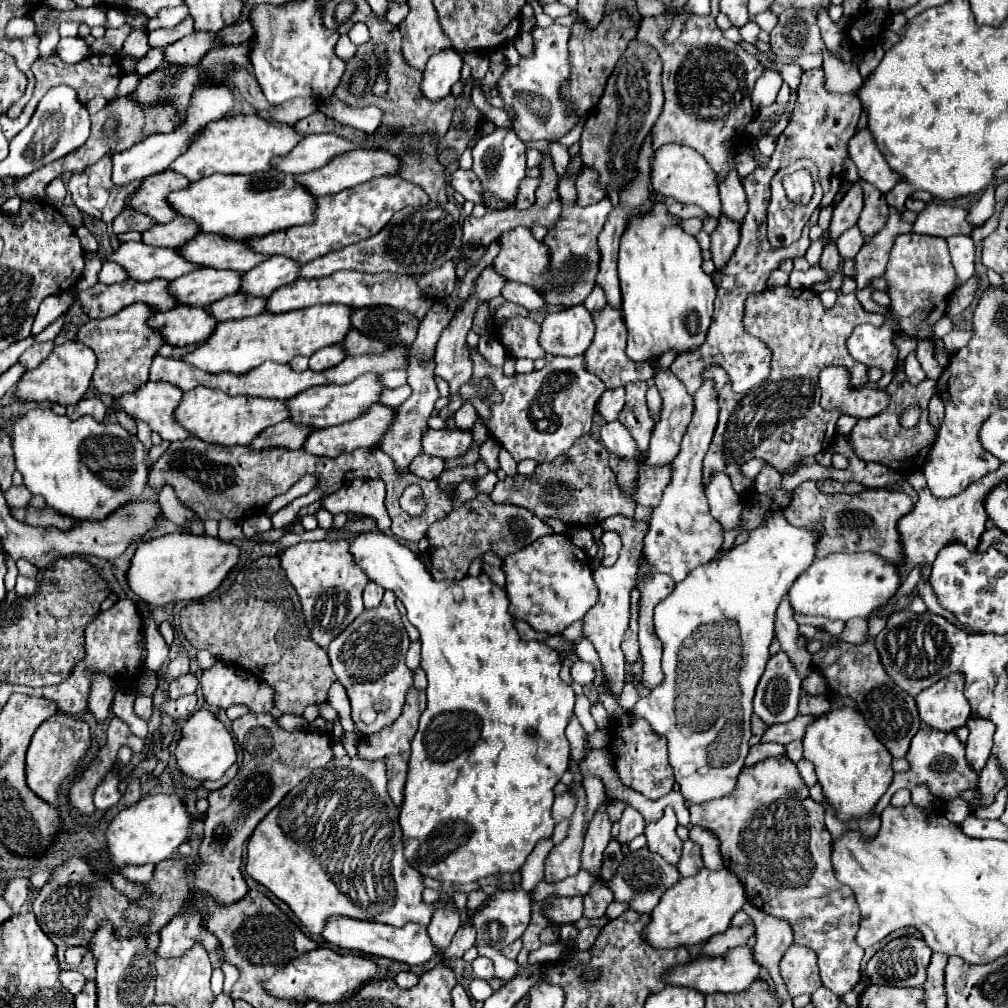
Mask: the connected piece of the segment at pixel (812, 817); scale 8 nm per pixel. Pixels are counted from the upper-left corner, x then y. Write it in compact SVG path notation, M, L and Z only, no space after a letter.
M784 755L744 767L732 793L718 801L706 801L706 805L690 805L690 817L692 825L700 825L720 839L724 867L742 881L748 901L768 915L786 919L794 929L794 945L804 945L816 953L822 985L838 997L852 991L860 981L860 961L864 957L864 949L854 941L860 913L852 889L838 883L834 877L830 863L832 837L824 825L824 805L810 799L796 765Z

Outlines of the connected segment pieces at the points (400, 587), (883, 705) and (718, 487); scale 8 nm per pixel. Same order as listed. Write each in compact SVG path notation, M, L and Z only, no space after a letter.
M364 531L356 535L350 541L350 553L354 555L354 561L362 567L362 571L382 585L384 589L390 589L396 593L396 597L404 603L408 611L408 621L420 631L422 639L422 659L420 667L428 675L428 705L424 713L420 715L418 731L412 739L412 757L410 757L410 769L408 769L408 781L404 787L404 803L400 811L400 827L404 833L404 855L410 861L414 869L418 869L424 877L432 877L438 881L452 881L452 883L472 883L476 879L498 875L498 873L514 873L518 871L526 857L534 851L536 843L540 839L550 839L554 831L554 819L552 819L552 801L554 801L554 787L562 779L562 775L568 769L568 757L570 757L570 745L564 735L566 725L570 723L572 709L574 709L574 691L560 679L560 655L550 649L546 643L538 641L522 641L512 625L512 615L508 611L508 597L502 587L490 581L486 575L478 577L464 577L462 579L462 597L456 593L456 581L434 581L432 575L426 571L424 563L414 555L406 545L402 545L392 535L380 533L380 531Z
M866 641L862 645L852 645L852 643L826 645L812 655L812 665L826 677L832 693L850 695L852 699L858 701L858 711L864 715L866 723L876 733L876 737L886 745L892 757L906 757L910 749L910 741L920 729L918 709L914 697L904 693L886 675L872 641Z
M714 473L714 477L706 483L706 497L710 503L710 513L716 521L720 521L722 529L734 529L738 525L746 499L734 493L730 477L726 477L726 473Z

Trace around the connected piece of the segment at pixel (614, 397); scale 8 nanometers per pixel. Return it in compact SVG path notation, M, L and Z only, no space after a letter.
M606 389L596 405L596 413L604 419L604 421L614 421L618 417L618 413L624 407L624 389Z

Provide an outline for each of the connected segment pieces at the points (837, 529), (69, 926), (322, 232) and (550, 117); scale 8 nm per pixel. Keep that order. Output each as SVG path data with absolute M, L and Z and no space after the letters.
M806 481L792 491L792 501L784 509L784 517L794 527L812 527L820 533L820 541L816 543L816 557L826 557L830 553L872 551L890 563L898 563L902 559L902 545L896 523L900 517L910 513L912 507L914 501L902 491L864 489L856 495L826 495L816 487L814 481Z
M68 857L62 865L58 865L54 869L54 873L50 875L48 883L38 891L34 903L34 913L36 913L36 921L40 925L40 929L50 937L50 941L56 945L58 949L58 961L60 961L60 967L66 969L66 967L72 967L74 971L82 973L86 979L94 979L96 977L96 959L92 957L92 953L88 951L82 959L80 965L66 965L66 959L64 959L64 953L68 947L74 947L74 945L88 945L90 939L92 939L92 933L94 929L100 925L102 919L108 919L112 925L118 925L122 923L124 929L116 929L120 935L126 933L130 935L130 927L132 923L126 921L126 909L130 907L130 901L128 897L124 897L122 893L118 893L110 881L102 875L96 875L90 865L86 861L82 861L82 857Z
M378 177L374 181L366 181L366 185L356 185L354 189L344 189L330 197L316 197L316 201L318 209L314 209L314 221L310 225L298 225L278 233L268 233L266 237L250 239L248 247L262 255L284 255L298 263L308 263L330 251L338 251L376 235L386 227L396 211L408 205L426 205L430 199L422 187L404 181L402 177Z
M550 25L546 29L534 29L534 57L522 57L516 67L510 67L500 83L498 93L506 101L508 107L516 109L518 119L514 121L514 131L522 141L558 141L564 133L568 133L578 117L570 113L564 101L560 101L560 87L570 77L570 61L568 61L568 39L570 27Z

